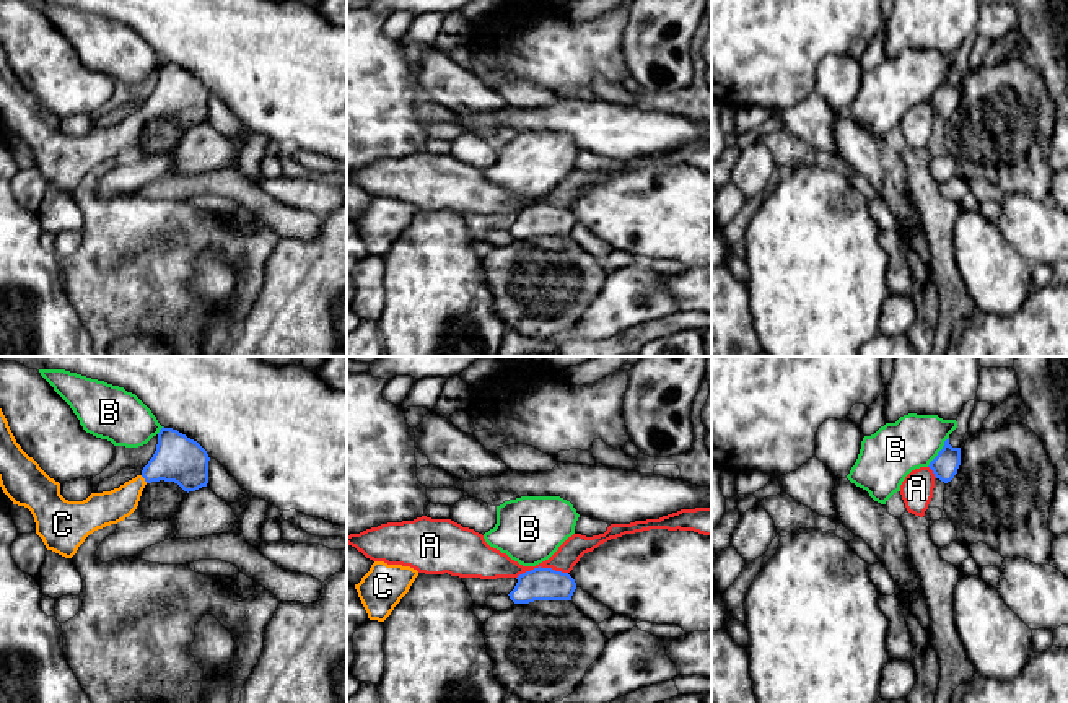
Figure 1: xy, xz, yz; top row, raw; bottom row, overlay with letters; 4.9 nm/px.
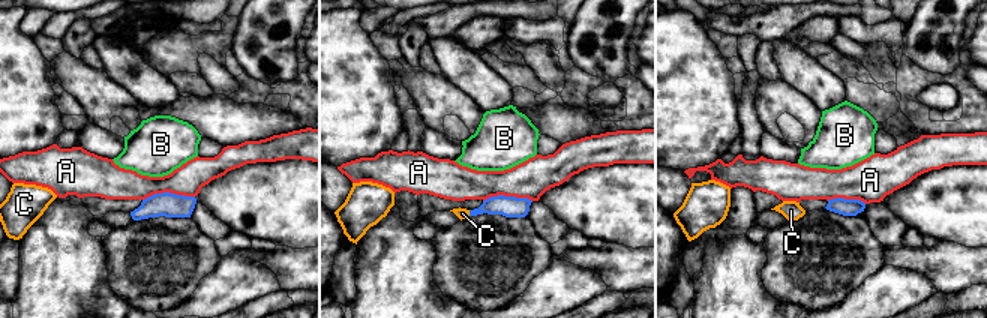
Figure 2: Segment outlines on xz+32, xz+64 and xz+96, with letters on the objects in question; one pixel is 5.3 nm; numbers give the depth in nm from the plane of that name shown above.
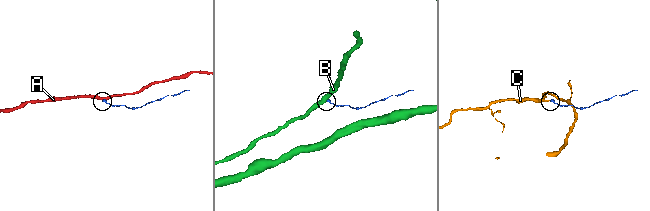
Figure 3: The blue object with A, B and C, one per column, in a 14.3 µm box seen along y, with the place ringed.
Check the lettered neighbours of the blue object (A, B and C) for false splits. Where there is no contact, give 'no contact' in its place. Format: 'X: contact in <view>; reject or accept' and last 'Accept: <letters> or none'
A: contact in xz; reject
B: contact in yz; reject
C: contact in xy; accept
Accept: C

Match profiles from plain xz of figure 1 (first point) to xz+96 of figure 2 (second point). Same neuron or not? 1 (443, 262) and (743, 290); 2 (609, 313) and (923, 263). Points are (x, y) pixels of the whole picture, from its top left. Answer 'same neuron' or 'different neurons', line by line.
1: same neuron
2: different neurons

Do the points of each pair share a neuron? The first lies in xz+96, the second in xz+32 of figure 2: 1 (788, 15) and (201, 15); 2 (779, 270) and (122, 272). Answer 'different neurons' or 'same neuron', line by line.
1: same neuron
2: same neuron

